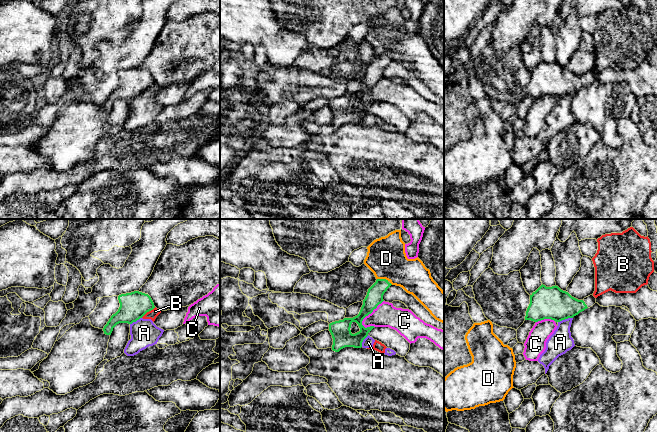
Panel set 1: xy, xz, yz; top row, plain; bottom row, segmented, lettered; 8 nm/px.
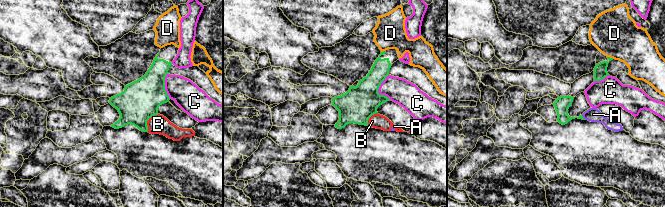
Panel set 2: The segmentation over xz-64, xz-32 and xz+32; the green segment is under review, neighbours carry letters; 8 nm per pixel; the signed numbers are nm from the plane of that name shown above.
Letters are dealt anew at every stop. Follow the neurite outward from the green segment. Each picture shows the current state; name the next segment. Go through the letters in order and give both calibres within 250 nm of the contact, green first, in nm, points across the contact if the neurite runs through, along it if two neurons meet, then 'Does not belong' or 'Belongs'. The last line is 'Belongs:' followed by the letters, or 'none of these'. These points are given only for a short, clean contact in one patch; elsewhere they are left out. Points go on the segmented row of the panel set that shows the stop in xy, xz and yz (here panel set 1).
A: Thickness 260 nm (green) against 180 nm. Boundary: yz (572, 317), (558, 322). Does not belong
B: Thickness 220 nm (green) against 70 nm. Boundary: xy (155, 307), (141, 317). Does not belong
C: Thickness 140 nm (green) against 190 nm. Does not belong
D: Thickness 140 nm (green) against 320 nm. Does not belong
Belongs: none of these

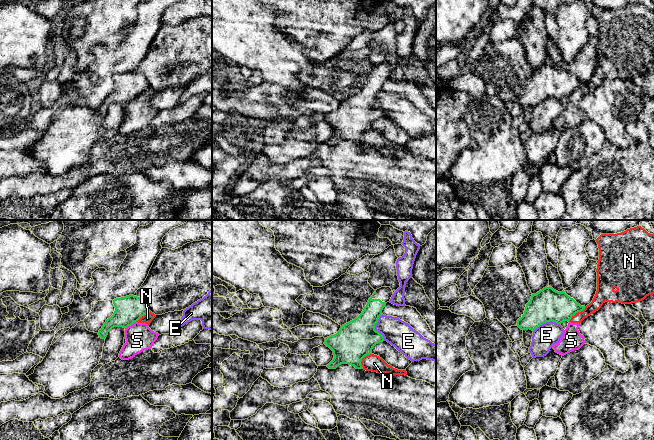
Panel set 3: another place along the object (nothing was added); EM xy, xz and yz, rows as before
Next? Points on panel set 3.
E: Thickness 300 nm (green) against 220 nm. Does not belong
N: Thickness 260 nm (green) against 120 nm. Boundary: yz (585, 307), (568, 321). Does not belong
S: Thickness 220 nm (green) against 220 nm. Boundary: xy (136, 321), (125, 328). Does not belong
Belongs: none of these

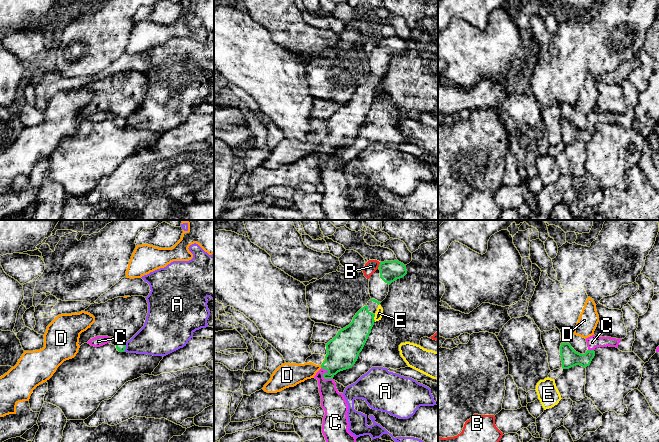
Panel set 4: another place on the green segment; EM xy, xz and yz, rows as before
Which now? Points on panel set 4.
A: Thickness 70 nm (green) against 280 nm. Boundary: xy (125, 343), (123, 351). Does not belong
B: Thickness 160 nm (green) against 100 nm. Does not belong
C: Thickness 260 nm (green) against 190 nm. Path across: xz (342, 351), (340, 356), (323, 375), (330, 398), (334, 404). Belongs
D: Thickness 260 nm (green) against 180 nm. Boundary: xz (320, 365), (321, 367). Does not belong
E: Thickness 220 nm (green) against 60 nm. Does not belong
Belongs: C

